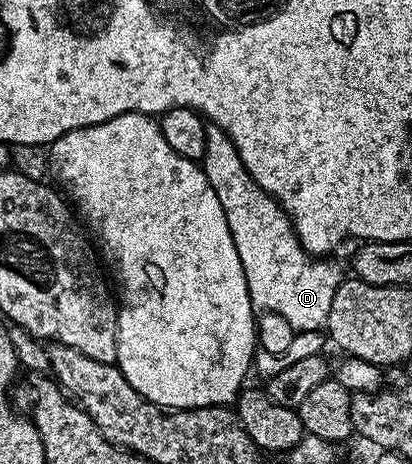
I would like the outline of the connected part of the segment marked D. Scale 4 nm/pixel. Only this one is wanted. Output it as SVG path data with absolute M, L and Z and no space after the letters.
M215 125L208 127L208 132L206 133L206 145L208 146L208 151L204 154L204 158L202 160L202 173L208 179L208 185L212 192L216 194L216 202L218 206L222 209L222 213L224 214L224 225L226 230L232 234L232 247L234 249L238 249L238 261L240 262L240 270L246 273L246 285L248 286L248 301L249 304L253 308L257 307L257 312L263 313L266 311L273 311L274 313L278 313L282 317L286 317L286 321L290 321L290 325L296 332L304 333L304 331L316 331L319 329L327 328L328 318L330 317L330 305L334 302L334 293L339 289L342 282L342 274L340 275L340 271L335 267L334 264L328 263L332 261L325 261L320 257L312 257L310 258L307 251L305 251L304 246L300 243L300 238L296 236L295 231L292 230L292 223L288 219L288 214L283 211L280 207L279 202L275 199L271 199L269 195L263 191L261 187L259 187L254 181L254 177L250 177L250 173L248 172L248 167L246 165L242 165L242 157L240 156L240 150L235 147L232 143L232 137L225 133L224 128L217 127Z

